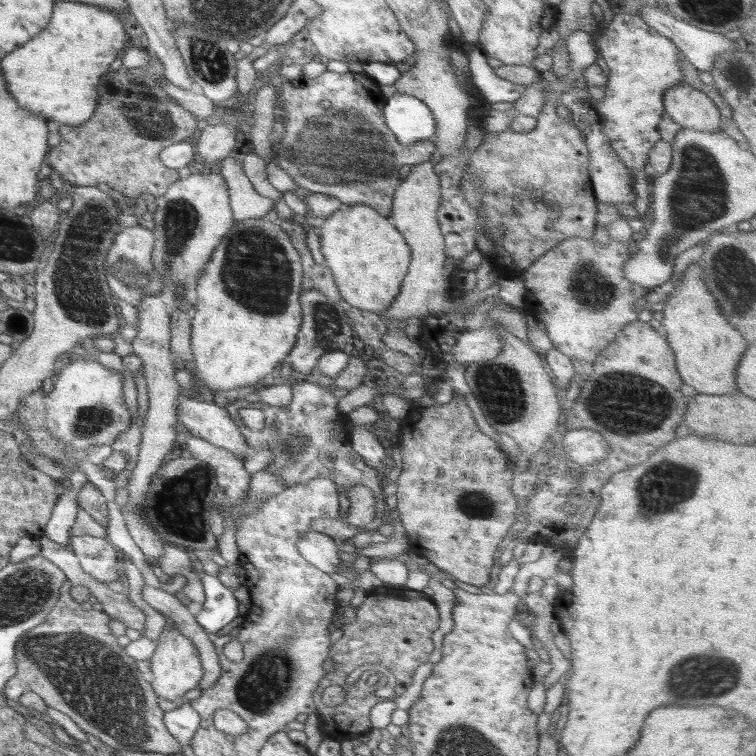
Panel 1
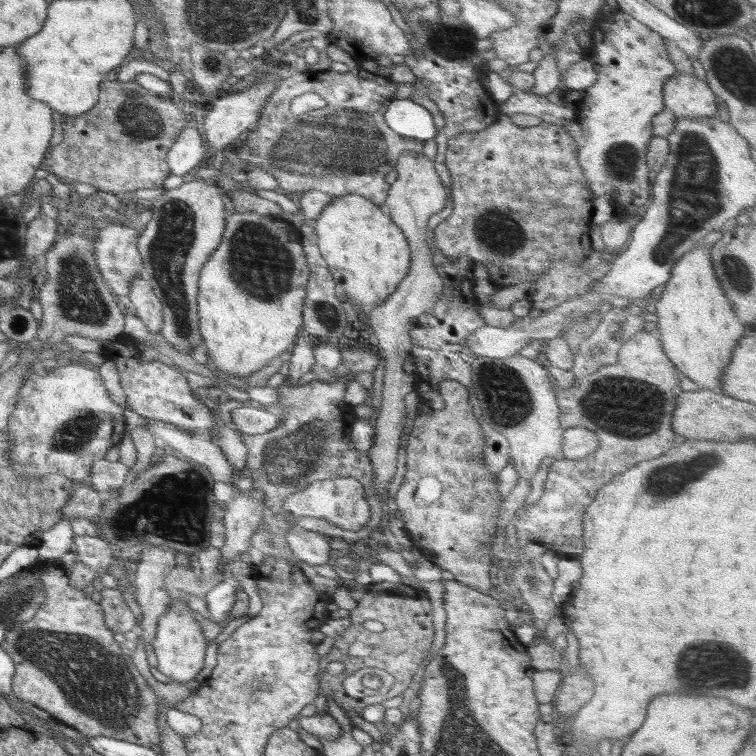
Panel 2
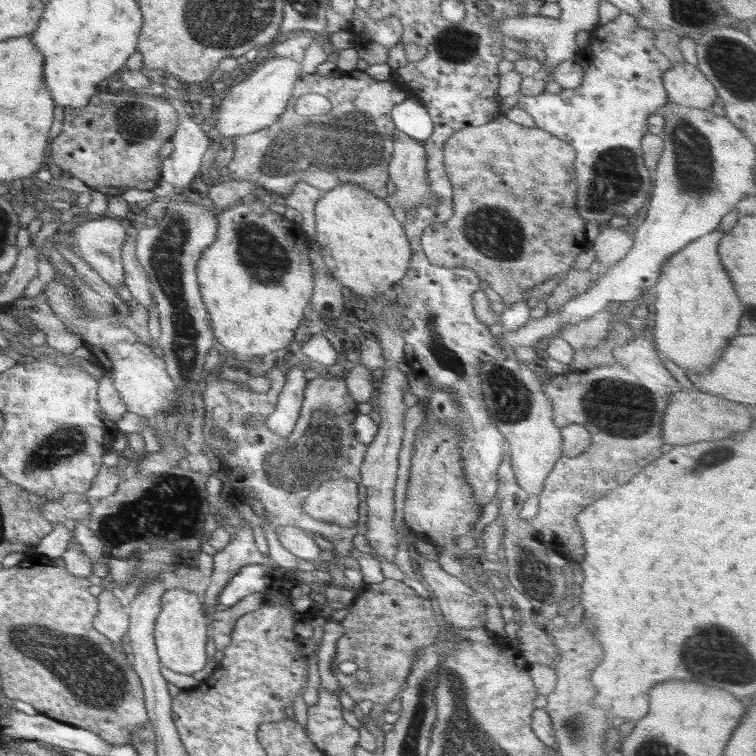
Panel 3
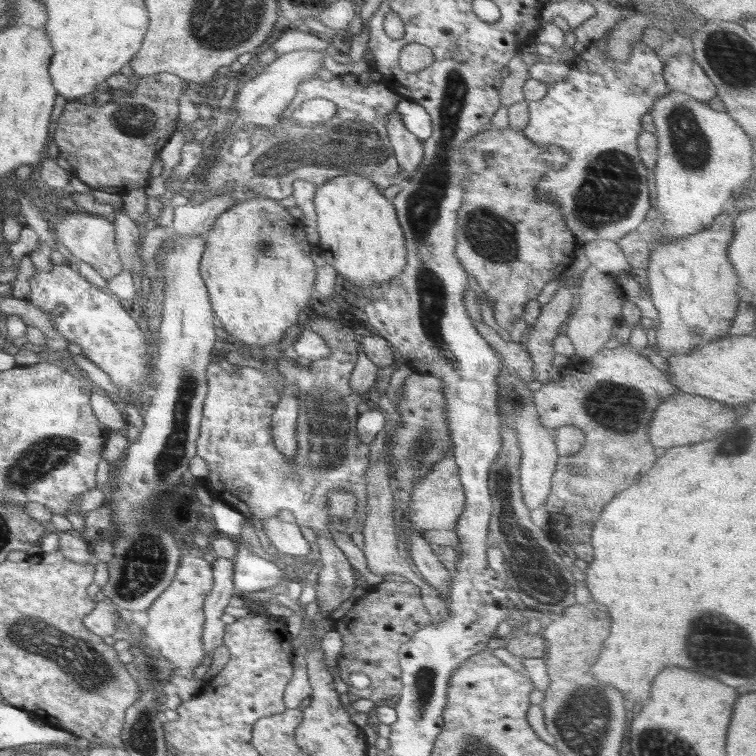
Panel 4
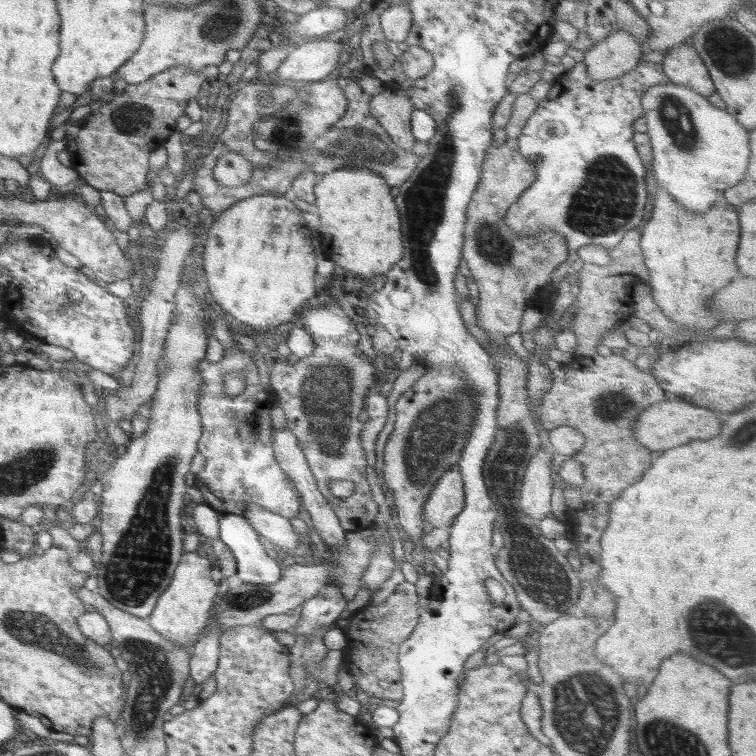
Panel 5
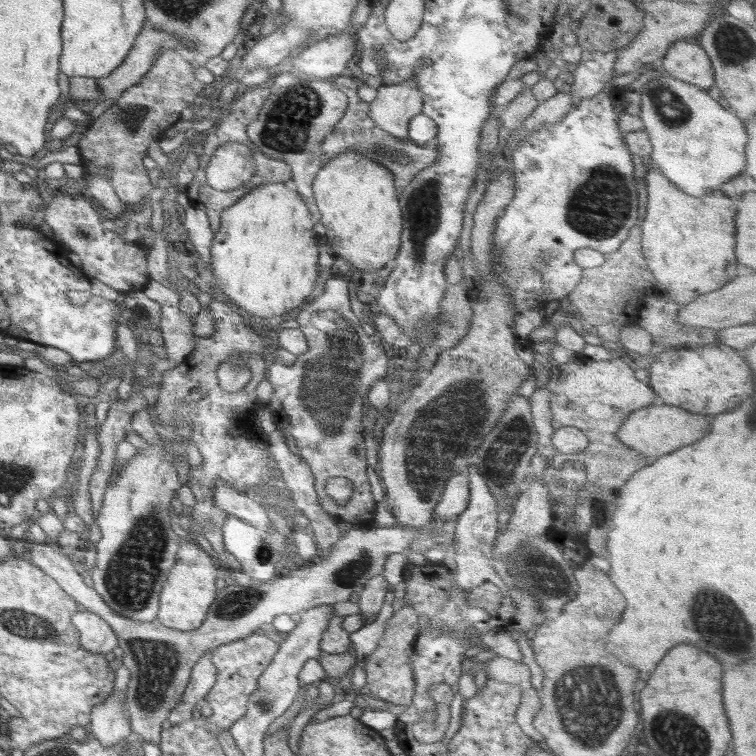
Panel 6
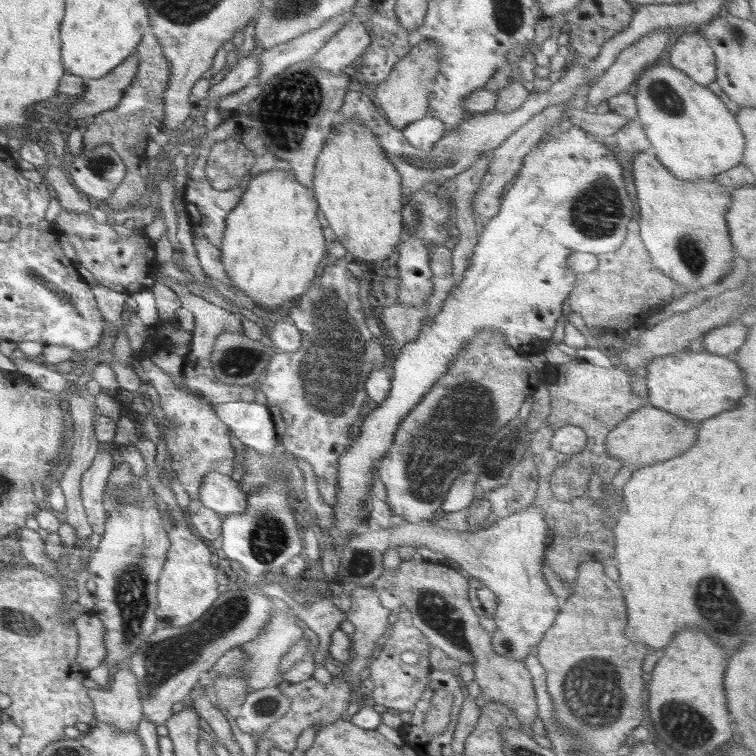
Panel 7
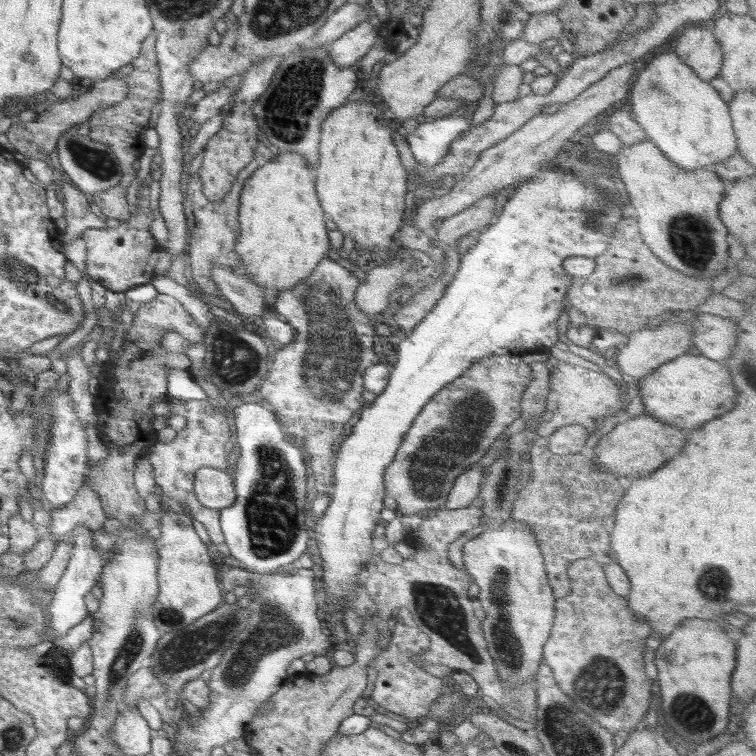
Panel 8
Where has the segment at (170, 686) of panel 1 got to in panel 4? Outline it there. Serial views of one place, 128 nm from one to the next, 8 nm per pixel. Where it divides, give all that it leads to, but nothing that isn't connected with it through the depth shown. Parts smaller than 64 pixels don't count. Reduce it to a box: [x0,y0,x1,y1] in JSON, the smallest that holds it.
[142,552,213,668]

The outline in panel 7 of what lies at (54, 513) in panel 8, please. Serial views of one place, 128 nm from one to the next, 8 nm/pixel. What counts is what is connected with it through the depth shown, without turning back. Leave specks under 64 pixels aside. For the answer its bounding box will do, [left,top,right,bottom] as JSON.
[80,441,117,535]

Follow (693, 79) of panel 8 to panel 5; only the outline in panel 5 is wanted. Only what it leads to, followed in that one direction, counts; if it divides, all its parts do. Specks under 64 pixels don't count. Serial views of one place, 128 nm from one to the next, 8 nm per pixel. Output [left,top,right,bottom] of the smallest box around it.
[642,82,748,214]

